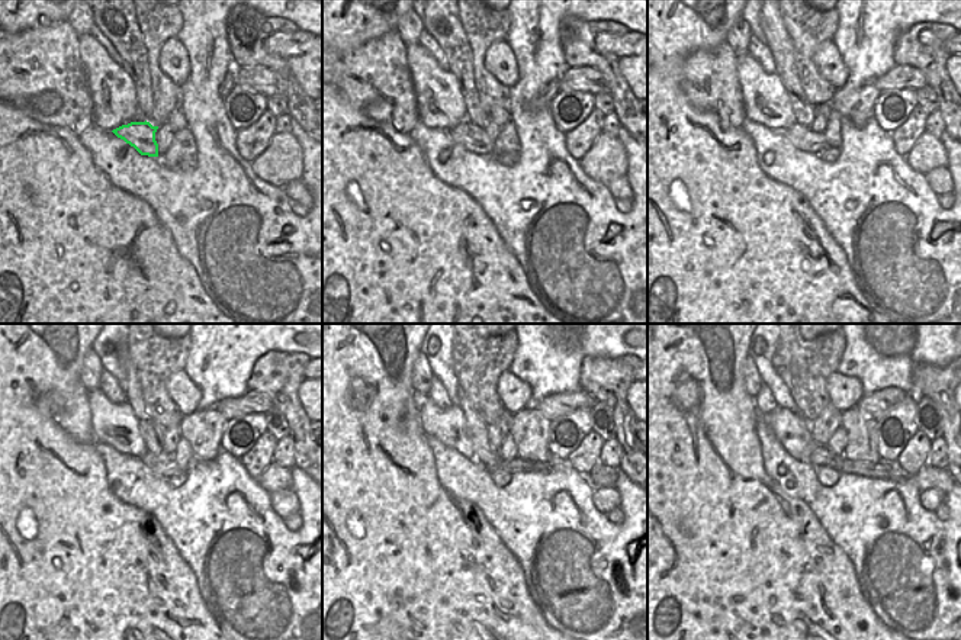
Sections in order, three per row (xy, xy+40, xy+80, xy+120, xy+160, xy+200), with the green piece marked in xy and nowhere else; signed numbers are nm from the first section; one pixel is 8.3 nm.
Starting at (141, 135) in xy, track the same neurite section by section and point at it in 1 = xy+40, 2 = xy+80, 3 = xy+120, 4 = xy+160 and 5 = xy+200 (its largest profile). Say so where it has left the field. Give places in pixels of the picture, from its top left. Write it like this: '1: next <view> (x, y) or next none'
1: next xy+40 (473, 138)
2: next xy+80 (803, 138)
3: next xy+120 (163, 465)
4: next xy+160 (517, 465)
5: next xy+200 (926, 478)

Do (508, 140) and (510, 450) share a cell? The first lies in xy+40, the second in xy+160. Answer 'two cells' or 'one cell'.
one cell

